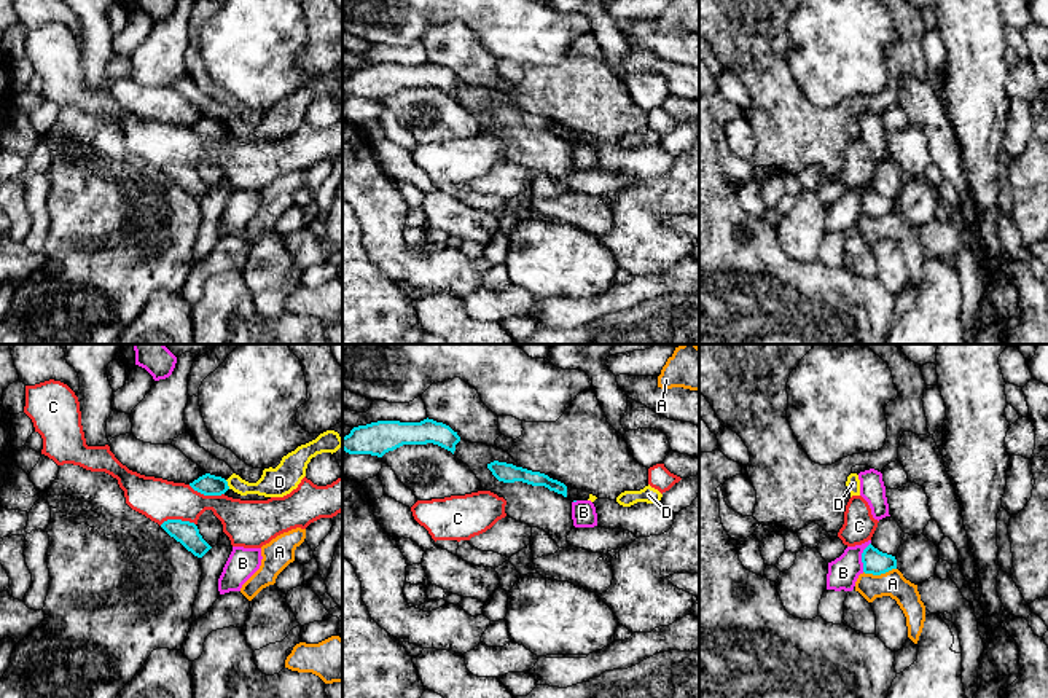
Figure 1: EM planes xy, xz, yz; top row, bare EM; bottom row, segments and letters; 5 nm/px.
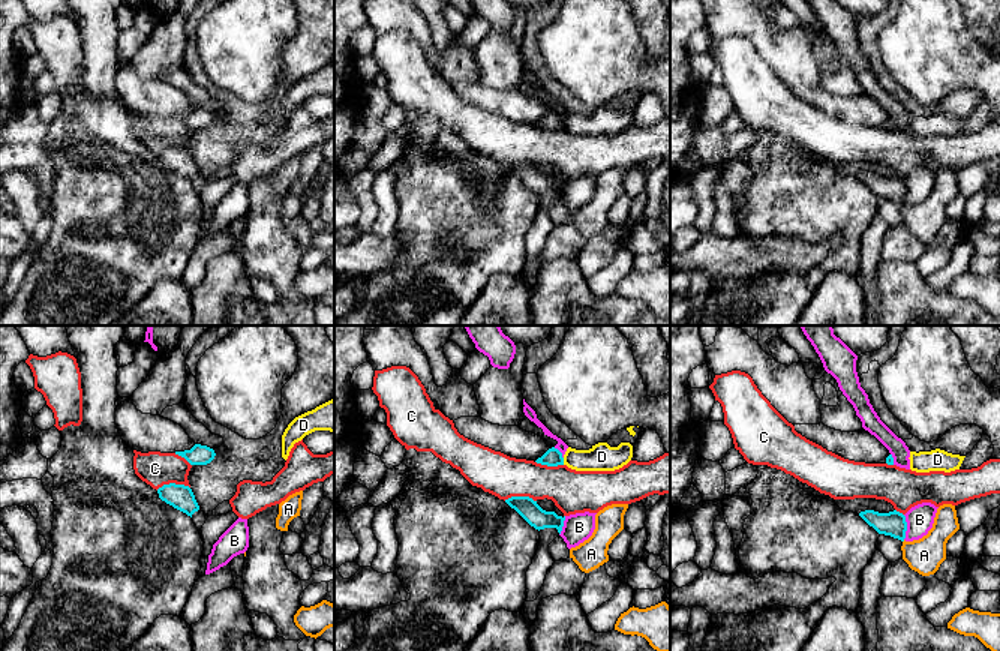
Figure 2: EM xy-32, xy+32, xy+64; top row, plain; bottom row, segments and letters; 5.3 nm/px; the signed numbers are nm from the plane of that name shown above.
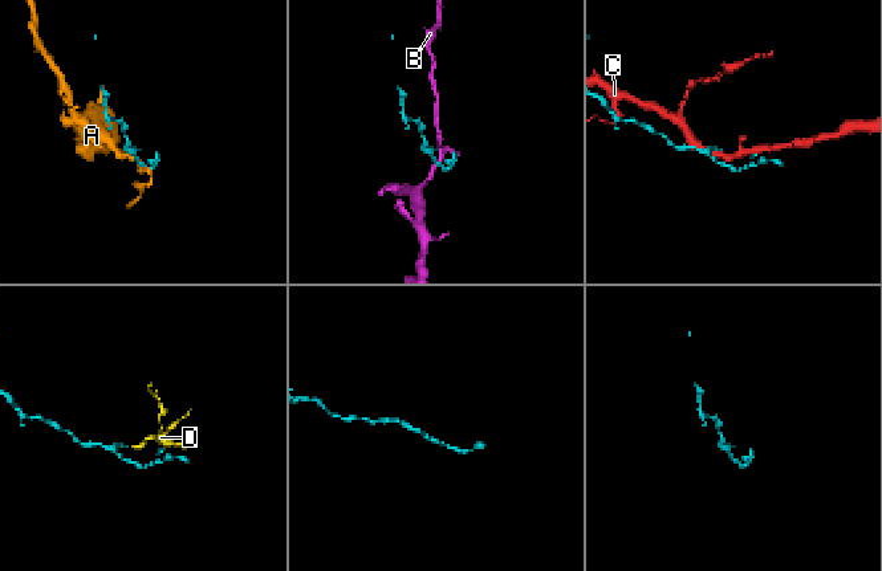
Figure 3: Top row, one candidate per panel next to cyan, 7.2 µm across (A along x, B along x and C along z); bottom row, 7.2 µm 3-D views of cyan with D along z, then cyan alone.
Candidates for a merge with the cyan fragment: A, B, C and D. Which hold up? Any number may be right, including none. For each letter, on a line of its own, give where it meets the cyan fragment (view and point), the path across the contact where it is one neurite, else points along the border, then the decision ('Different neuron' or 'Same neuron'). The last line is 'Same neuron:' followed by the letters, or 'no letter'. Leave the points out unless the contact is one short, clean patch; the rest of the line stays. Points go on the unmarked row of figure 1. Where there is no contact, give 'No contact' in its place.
A: Touches cyan at yz (879, 217). Boundary: yz (895, 211), (879, 217), (864, 215). Different neuron
B: Touches cyan at yz (862, 199). Different neuron
C: Touches cyan at xy (206, 137). Different neuron
D: Touches cyan at xy (226, 128). Boundary: xy (225, 123), (230, 131). Different neuron
Same neuron: no letter

